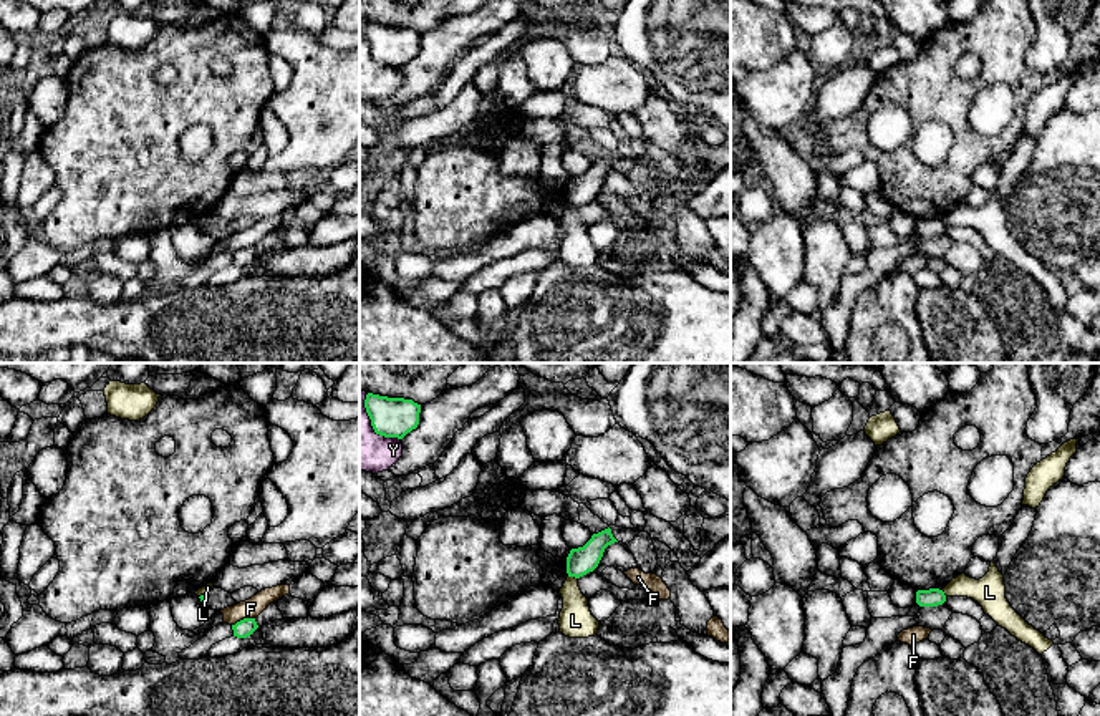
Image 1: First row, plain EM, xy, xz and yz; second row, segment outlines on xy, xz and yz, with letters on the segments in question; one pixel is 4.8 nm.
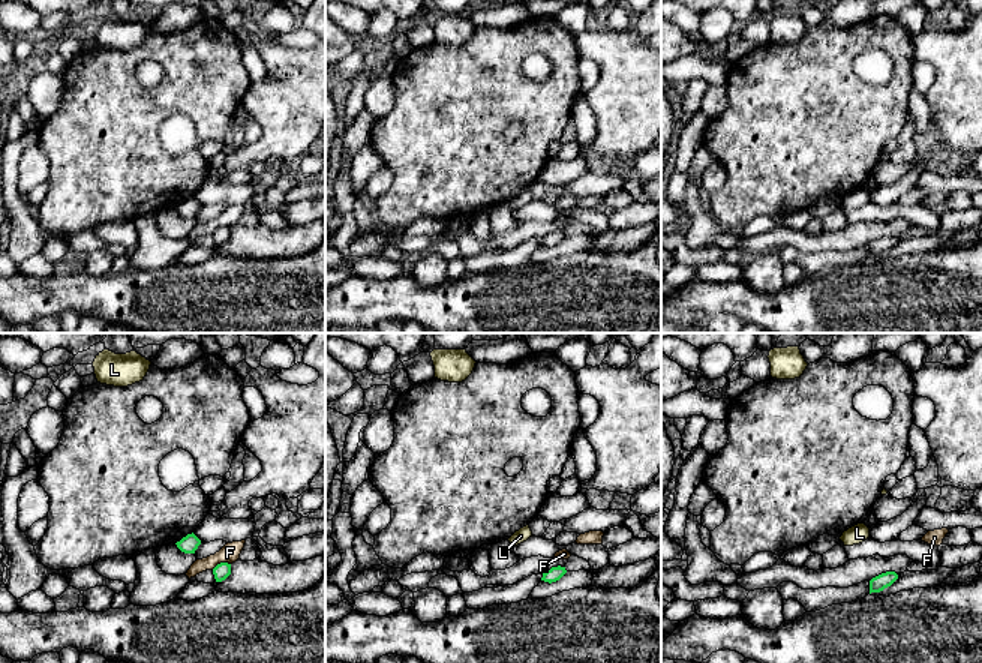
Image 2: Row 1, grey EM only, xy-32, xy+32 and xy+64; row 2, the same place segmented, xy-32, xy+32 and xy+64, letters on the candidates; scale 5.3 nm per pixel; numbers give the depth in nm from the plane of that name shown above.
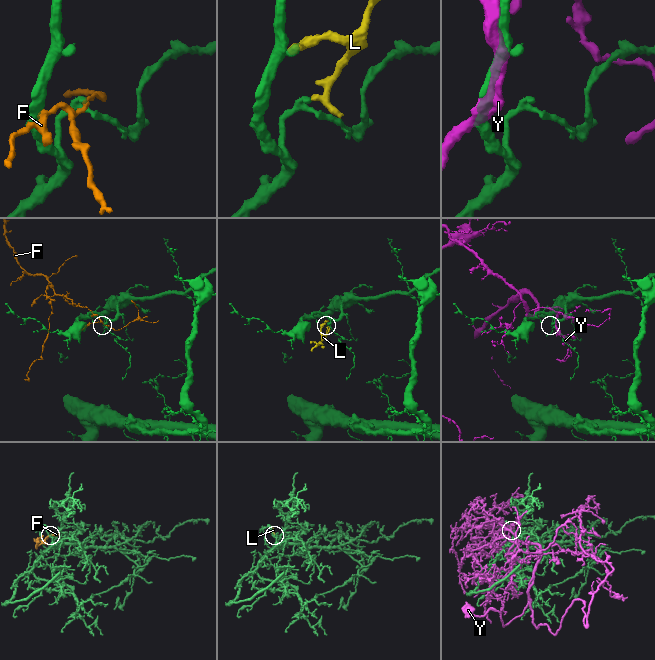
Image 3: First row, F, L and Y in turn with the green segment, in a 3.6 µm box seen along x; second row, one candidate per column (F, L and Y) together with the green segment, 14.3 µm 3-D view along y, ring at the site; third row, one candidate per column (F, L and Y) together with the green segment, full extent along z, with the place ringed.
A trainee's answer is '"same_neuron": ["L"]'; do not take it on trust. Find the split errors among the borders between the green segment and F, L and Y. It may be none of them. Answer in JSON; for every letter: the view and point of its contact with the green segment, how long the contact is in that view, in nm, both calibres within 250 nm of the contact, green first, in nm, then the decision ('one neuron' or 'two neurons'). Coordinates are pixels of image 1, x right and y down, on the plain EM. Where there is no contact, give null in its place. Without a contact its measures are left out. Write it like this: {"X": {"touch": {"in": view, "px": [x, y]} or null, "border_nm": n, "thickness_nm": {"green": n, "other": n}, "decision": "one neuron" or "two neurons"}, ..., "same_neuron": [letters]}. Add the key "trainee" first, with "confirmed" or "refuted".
{"trainee": "refuted", "F": {"touch": {"in": "xy", "px": [244, 247]}, "border_nm": 120, "thickness_nm": {"green": 90, "other": 100}, "decision": "two neurons"}, "L": {"touch": {"in": "xz", "px": [574, 204]}, "border_nm": 50, "thickness_nm": {"green": 130, "other": 160}, "decision": "two neurons"}, "Y": {"touch": {"in": "xz", "px": [371, 53]}, "border_nm": 280, "thickness_nm": {"green": 190, "other": 220}, "decision": "two neurons"}, "same_neuron": []}

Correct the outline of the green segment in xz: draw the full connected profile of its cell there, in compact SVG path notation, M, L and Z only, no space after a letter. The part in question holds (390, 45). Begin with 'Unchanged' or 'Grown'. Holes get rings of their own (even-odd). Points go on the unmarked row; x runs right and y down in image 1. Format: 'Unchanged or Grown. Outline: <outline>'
Unchanged. Outline: M368 22L366 41L376 63L403 68L417 56L421 33L404 27L388 27Z

